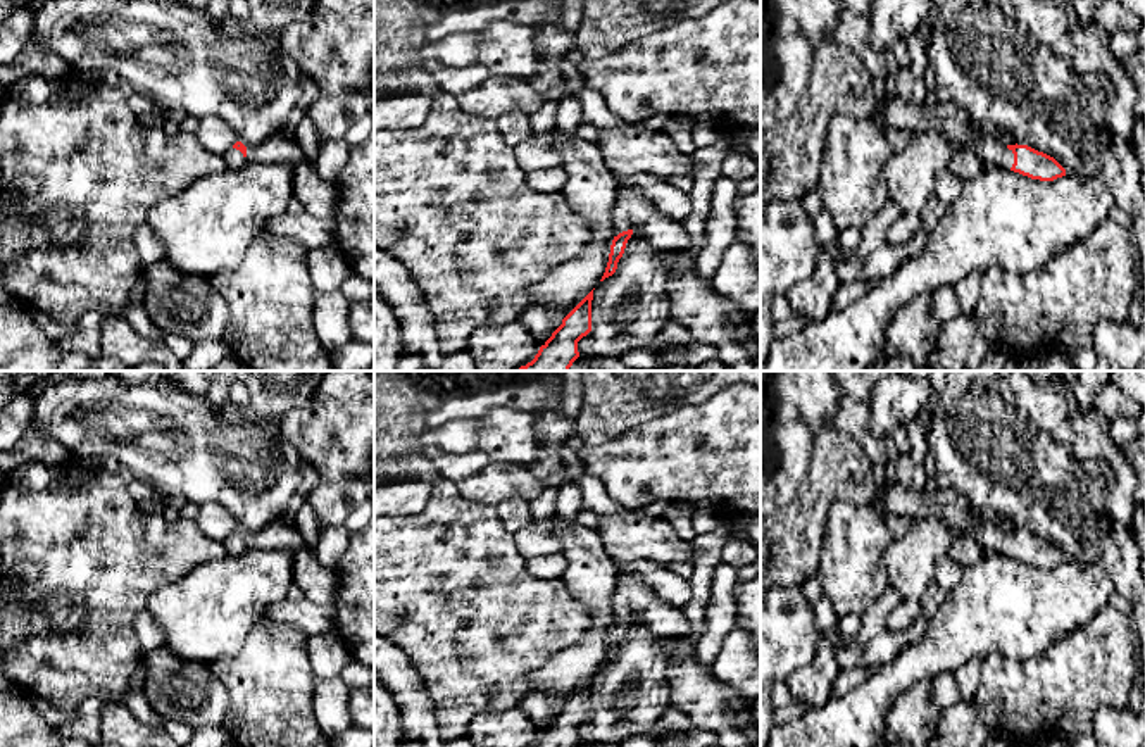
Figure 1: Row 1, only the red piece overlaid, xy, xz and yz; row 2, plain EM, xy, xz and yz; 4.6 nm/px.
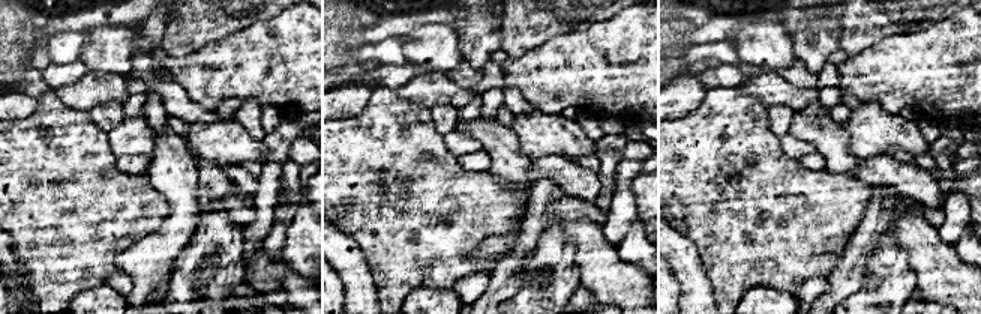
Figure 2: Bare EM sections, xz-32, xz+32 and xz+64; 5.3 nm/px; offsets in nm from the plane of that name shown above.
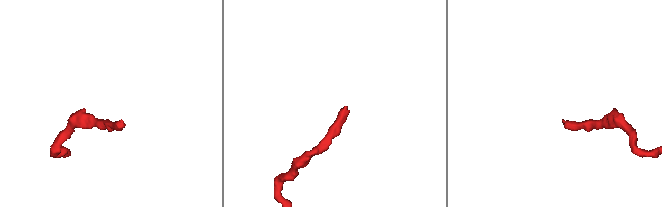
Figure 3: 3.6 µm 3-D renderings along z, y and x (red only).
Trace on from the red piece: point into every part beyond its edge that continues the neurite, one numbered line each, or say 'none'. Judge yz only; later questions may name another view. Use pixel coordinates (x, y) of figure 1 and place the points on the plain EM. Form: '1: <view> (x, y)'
1: yz (951, 506)

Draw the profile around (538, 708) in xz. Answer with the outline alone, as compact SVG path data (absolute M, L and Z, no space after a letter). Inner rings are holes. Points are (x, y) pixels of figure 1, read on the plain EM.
M535 692L521 699L521 709L540 730L545 730L550 721L562 711L564 702Z

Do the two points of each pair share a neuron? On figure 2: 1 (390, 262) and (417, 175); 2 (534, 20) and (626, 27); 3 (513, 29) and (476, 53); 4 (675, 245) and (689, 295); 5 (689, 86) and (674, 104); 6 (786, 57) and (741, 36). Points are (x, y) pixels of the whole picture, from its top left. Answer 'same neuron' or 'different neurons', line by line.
1: same neuron
2: different neurons
3: different neurons
4: same neuron
5: same neuron
6: same neuron

